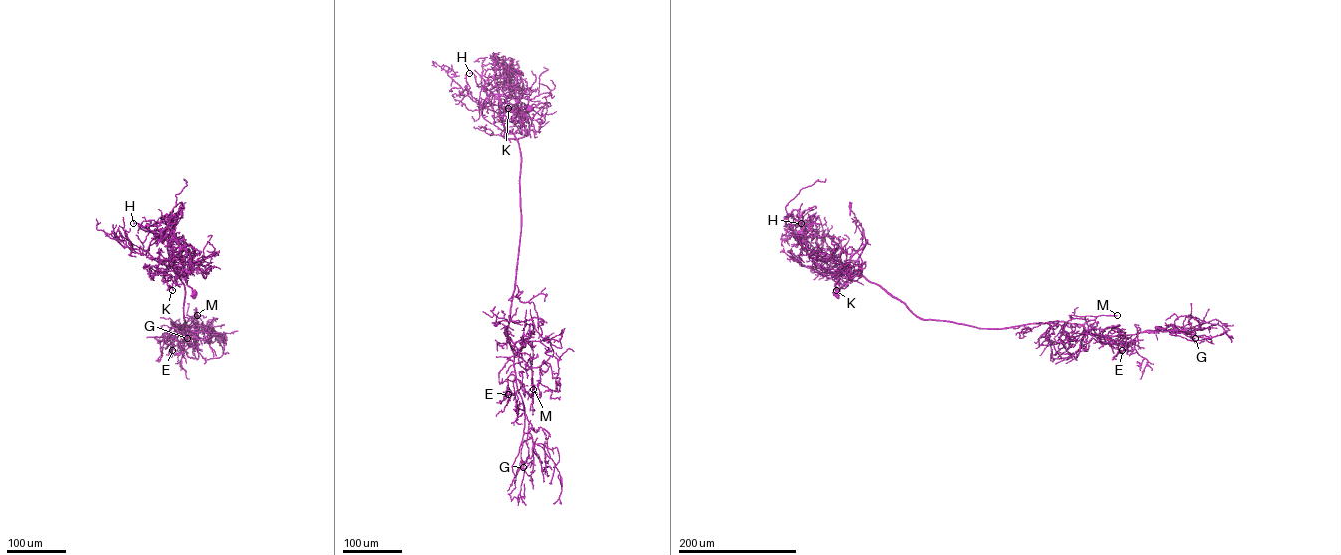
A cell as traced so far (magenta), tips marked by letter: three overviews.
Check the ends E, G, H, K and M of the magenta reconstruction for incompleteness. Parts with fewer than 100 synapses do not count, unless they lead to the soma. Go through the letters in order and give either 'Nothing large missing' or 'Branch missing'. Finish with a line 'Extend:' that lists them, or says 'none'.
E: Nothing large missing
G: Nothing large missing
H: Branch missing
K: Nothing large missing
M: Branch missing
Extend: H, M

